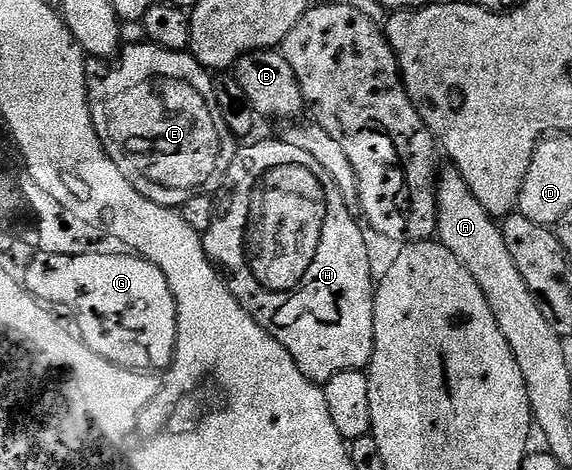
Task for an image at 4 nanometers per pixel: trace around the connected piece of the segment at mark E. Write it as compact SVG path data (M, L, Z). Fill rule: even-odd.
M142 41L143 43L131 43L122 48L118 52L117 57L112 58L110 61L104 61L102 58L95 57L88 62L87 65L87 100L89 101L89 109L91 110L91 116L93 117L93 125L97 129L97 137L101 141L101 145L109 153L109 157L113 161L113 165L117 165L117 169L121 169L121 173L125 177L125 181L129 181L129 185L133 185L133 189L137 189L137 193L141 193L149 201L153 201L157 205L162 207L169 207L172 209L182 209L185 205L183 197L167 197L165 191L181 191L181 189L187 189L199 181L203 181L211 169L213 169L213 163L215 163L215 149L217 149L217 139L215 139L215 129L213 129L213 119L209 119L207 115L207 109L203 105L203 101L197 97L197 95L157 95L157 85L155 85L155 71L159 73L175 73L175 69L183 69L189 65L187 61L186 50L181 50L181 57L175 57L175 51L173 57L167 57L167 53L163 53L163 47L160 47L158 43L150 41Z

